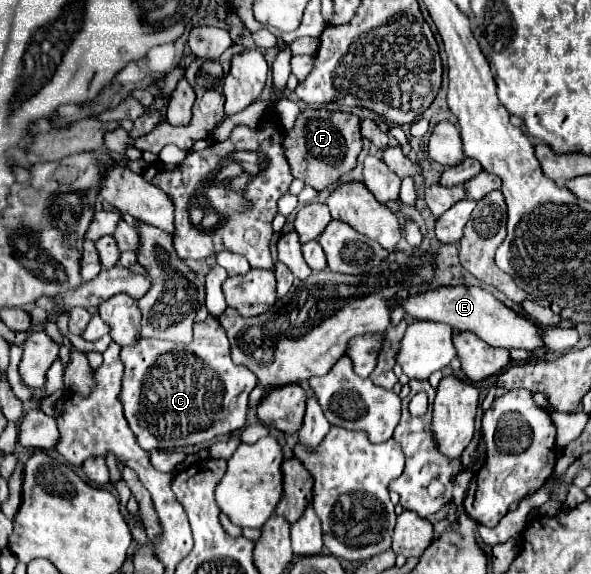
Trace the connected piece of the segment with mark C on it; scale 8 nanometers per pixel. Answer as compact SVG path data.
M208 315L206 321L194 325L194 341L190 345L140 337L134 345L124 347L120 357L126 367L120 401L124 405L126 421L132 433L136 435L138 445L144 451L154 451L154 449L172 451L172 449L184 449L212 441L214 437L224 433L226 419L238 407L240 393L244 393L244 411L246 411L248 393L256 387L256 375L252 375L252 371L248 371L246 367L232 363L226 331L220 325L220 321L212 315Z

